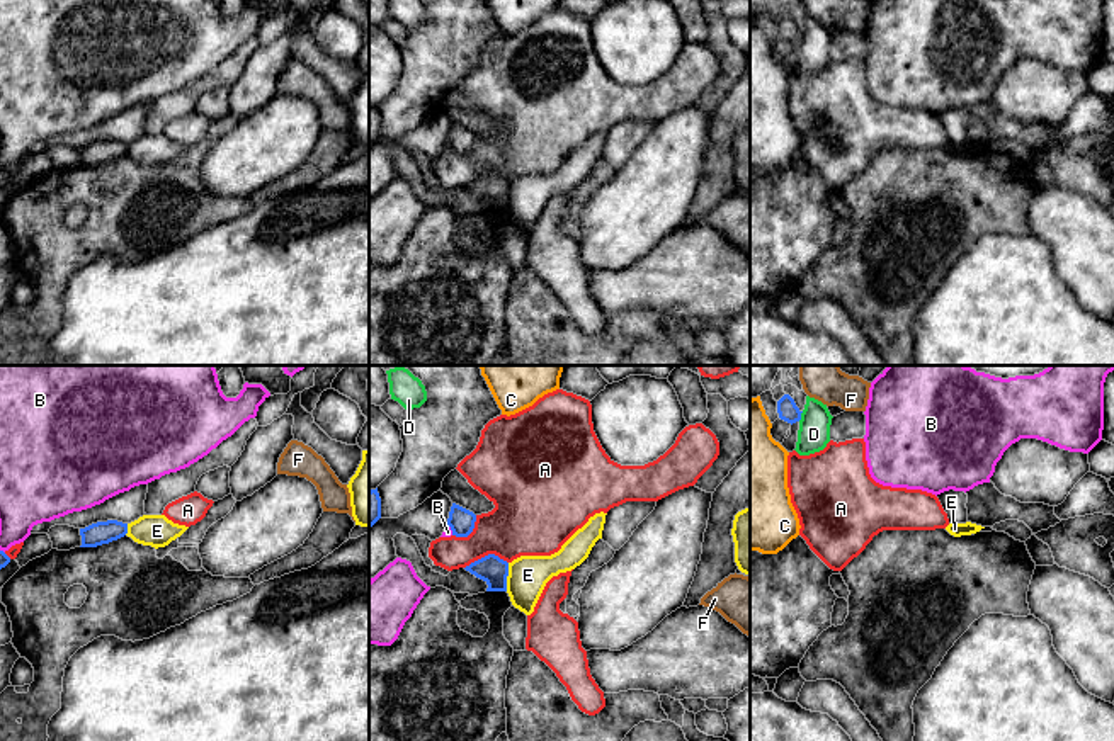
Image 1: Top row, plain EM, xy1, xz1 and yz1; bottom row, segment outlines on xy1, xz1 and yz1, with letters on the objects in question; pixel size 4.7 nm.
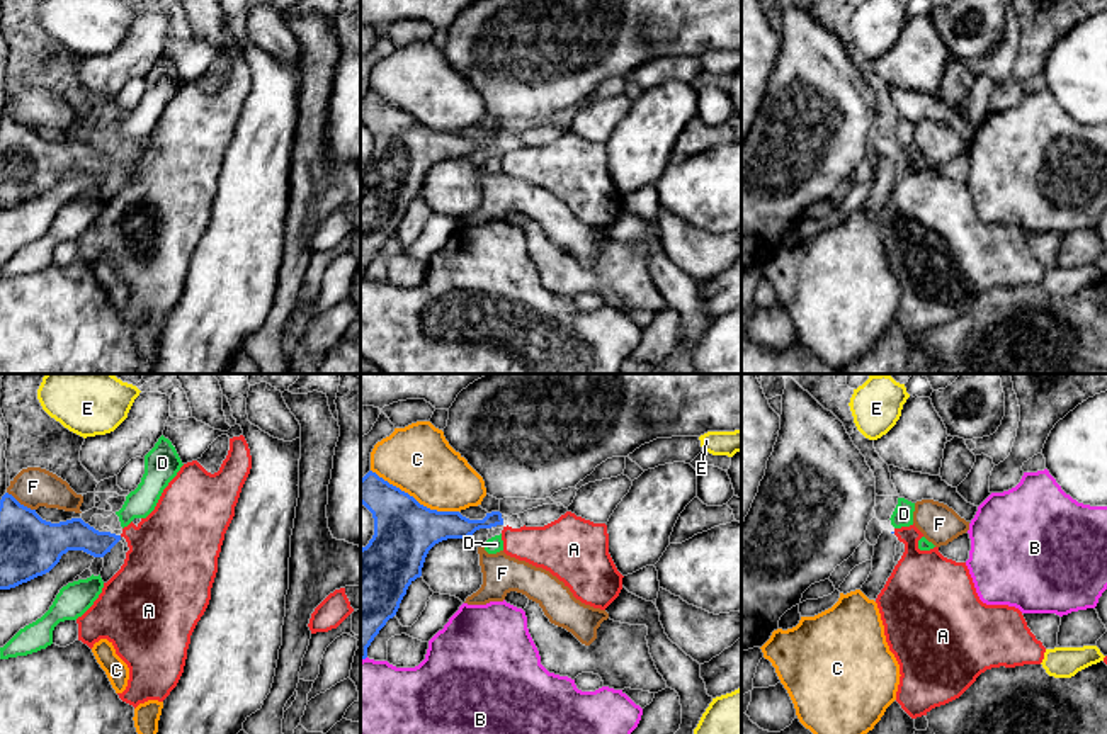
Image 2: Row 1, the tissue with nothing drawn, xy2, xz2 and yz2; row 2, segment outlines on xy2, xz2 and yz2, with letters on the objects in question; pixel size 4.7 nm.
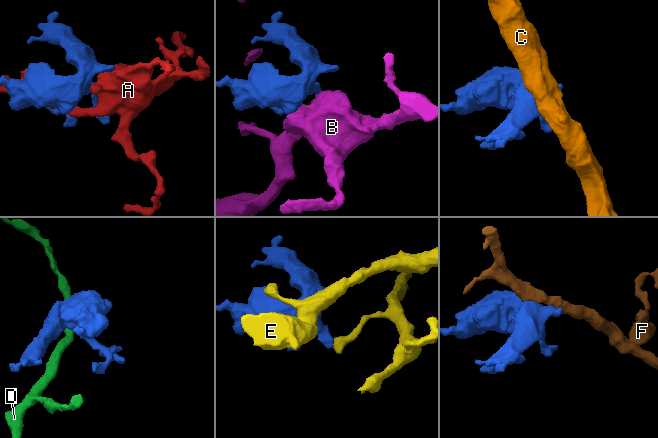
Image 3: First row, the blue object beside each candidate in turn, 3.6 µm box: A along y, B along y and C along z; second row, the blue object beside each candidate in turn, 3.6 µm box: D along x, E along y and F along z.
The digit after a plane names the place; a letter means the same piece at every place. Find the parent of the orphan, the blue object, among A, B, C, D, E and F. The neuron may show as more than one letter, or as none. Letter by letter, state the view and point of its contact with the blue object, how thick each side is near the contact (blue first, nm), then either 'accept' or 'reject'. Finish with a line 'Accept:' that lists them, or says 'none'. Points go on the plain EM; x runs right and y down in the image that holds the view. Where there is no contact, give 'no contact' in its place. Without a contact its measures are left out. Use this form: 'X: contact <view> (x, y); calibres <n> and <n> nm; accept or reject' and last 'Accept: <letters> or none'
A: contact xz1 (485, 175); calibres 130 and 320 nm; reject
B: contact xz1 (451, 148); calibres 120 and 50 nm; reject
C: contact xz2 (414, 118); calibres 300 and 320 nm; reject
D: contact yz1 (800, 36); calibres 90 and 150 nm; reject
E: contact xz1 (507, 194); calibres 130 and 190 nm; reject
F: contact xy2 (19, 123); calibres 280 and 190 nm; reject
Accept: none

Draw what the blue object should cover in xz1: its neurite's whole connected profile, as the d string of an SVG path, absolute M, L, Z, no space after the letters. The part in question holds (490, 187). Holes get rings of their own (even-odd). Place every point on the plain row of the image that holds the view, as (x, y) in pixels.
M488 173L464 187L476 197L483 199L486 211L507 211L509 182L495 173Z

